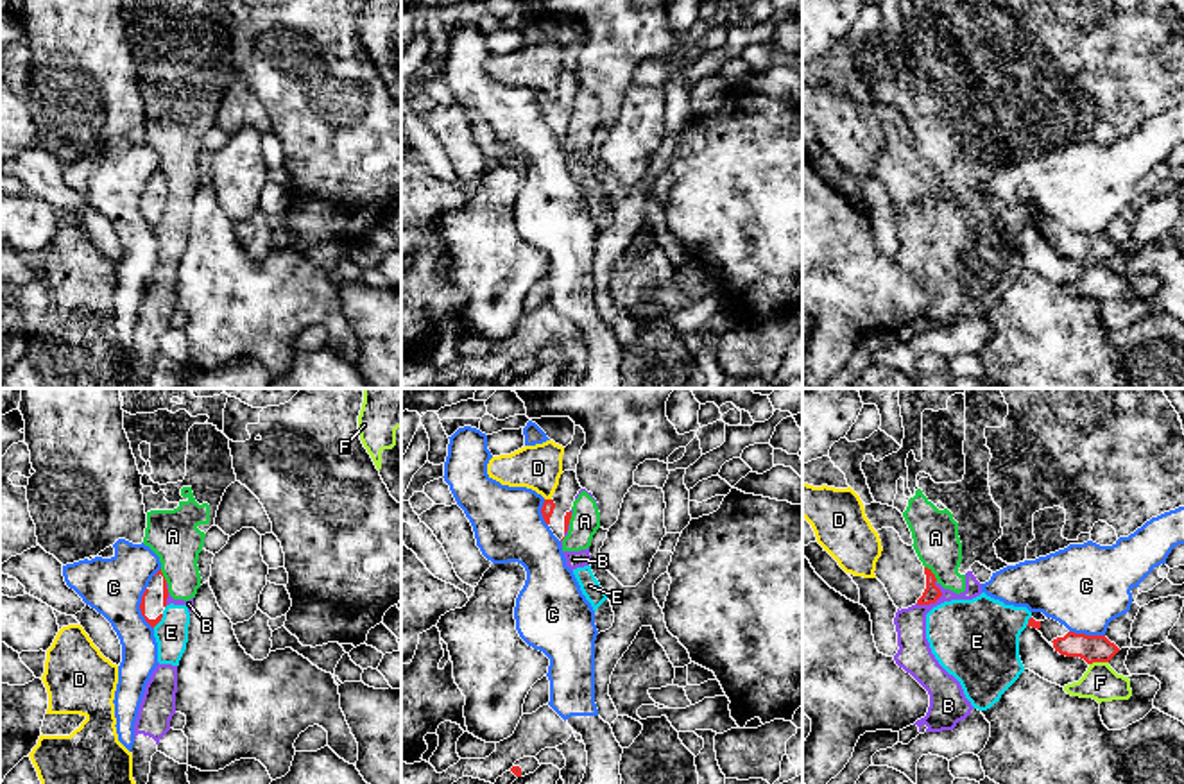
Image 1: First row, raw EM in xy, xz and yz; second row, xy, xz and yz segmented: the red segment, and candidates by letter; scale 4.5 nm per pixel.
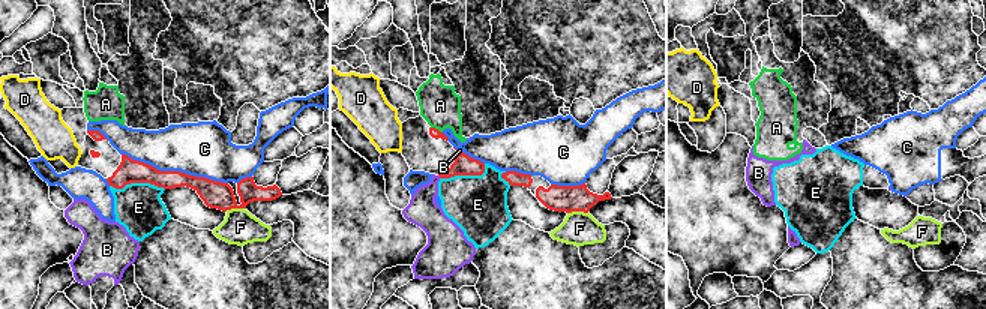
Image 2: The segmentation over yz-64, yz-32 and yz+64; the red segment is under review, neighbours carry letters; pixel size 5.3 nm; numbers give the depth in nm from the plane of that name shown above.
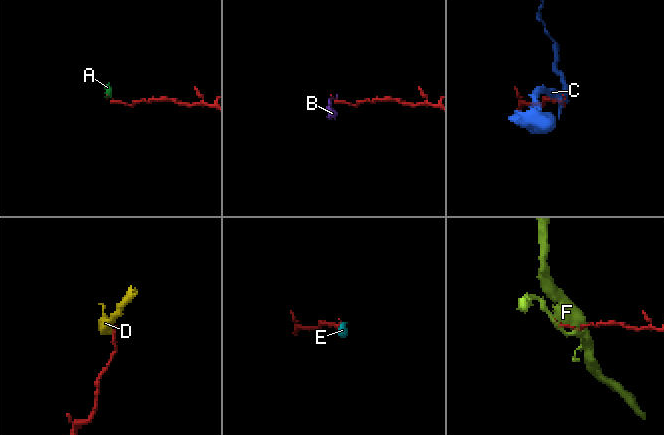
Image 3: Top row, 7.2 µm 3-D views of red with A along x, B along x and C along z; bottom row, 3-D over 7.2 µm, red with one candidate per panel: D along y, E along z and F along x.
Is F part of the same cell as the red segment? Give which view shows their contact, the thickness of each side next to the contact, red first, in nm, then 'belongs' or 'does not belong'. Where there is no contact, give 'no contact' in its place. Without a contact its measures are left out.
yz | 130/160 nm | does not belong

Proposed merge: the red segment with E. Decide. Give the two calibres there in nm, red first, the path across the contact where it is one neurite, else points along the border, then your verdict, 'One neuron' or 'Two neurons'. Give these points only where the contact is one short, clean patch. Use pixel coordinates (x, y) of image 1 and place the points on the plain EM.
Thickness 40 nm (red) against 150 nm. Boundary: xy (163, 213), (153, 226). Two neurons

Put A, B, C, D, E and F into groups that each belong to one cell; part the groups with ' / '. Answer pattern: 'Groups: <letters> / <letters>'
Groups: A B E / C / D / F

